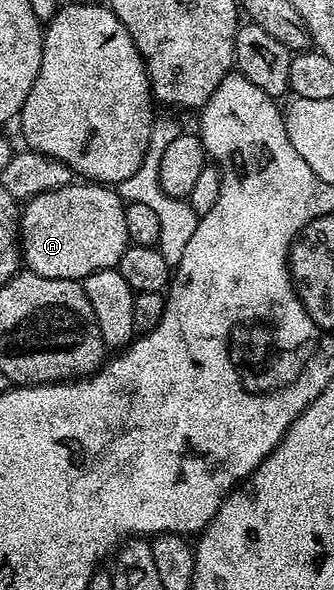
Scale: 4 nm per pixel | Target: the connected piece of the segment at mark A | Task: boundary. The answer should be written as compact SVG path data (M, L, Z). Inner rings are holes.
M72 182L61 189L53 189L28 199L19 218L19 238L24 265L32 273L47 276L49 279L73 281L82 281L91 272L114 269L130 243L125 207L112 187L90 182Z

